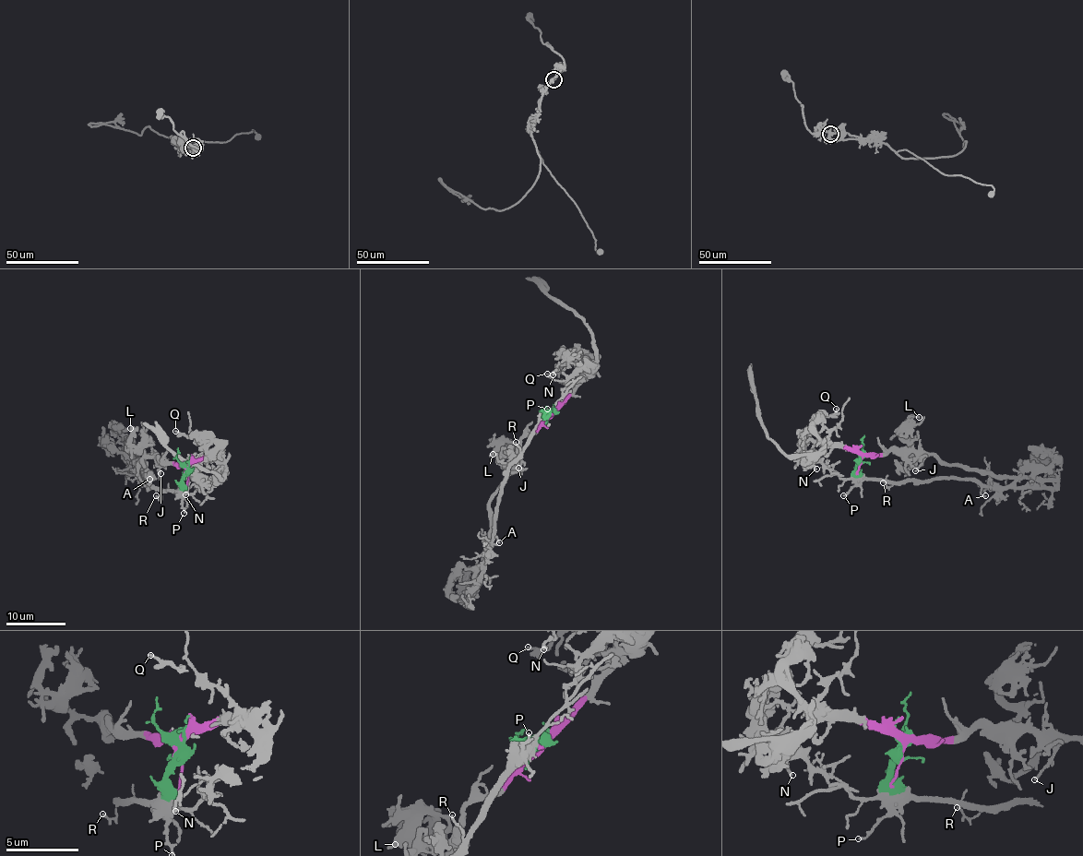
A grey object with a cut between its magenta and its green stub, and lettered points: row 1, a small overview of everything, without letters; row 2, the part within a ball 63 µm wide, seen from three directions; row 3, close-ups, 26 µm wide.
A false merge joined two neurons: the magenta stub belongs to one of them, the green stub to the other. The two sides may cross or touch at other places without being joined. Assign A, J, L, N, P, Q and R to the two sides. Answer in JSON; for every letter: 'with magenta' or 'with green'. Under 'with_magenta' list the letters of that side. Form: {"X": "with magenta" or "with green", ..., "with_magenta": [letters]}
{"A": "with green", "J": "with magenta", "L": "with magenta", "N": "with magenta", "P": "with green", "Q": "with magenta", "R": "with green", "with_magenta": ["J", "L", "N", "Q"]}

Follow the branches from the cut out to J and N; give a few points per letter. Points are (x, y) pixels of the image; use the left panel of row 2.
J: (187, 467), (159, 459), (160, 454), (160, 473)
N: (187, 467), (210, 455), (207, 444), (200, 461), (192, 466), (185, 494)

